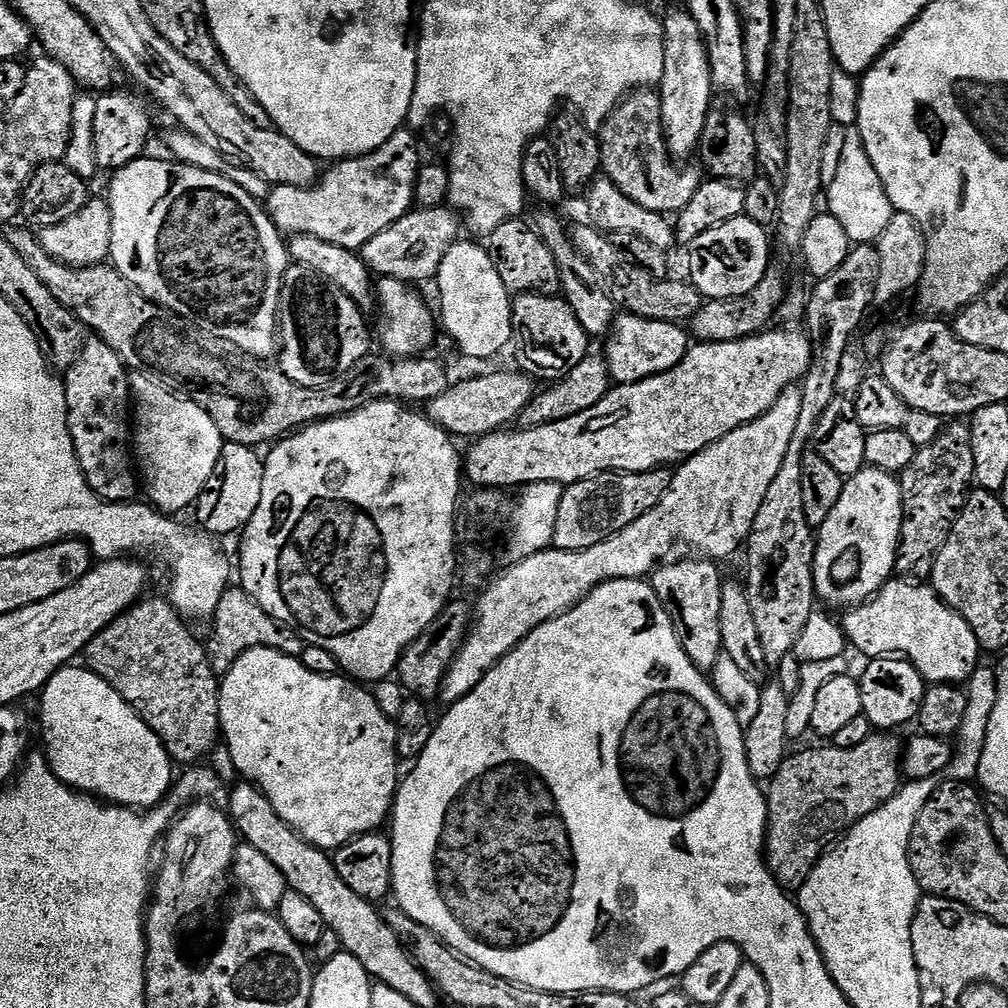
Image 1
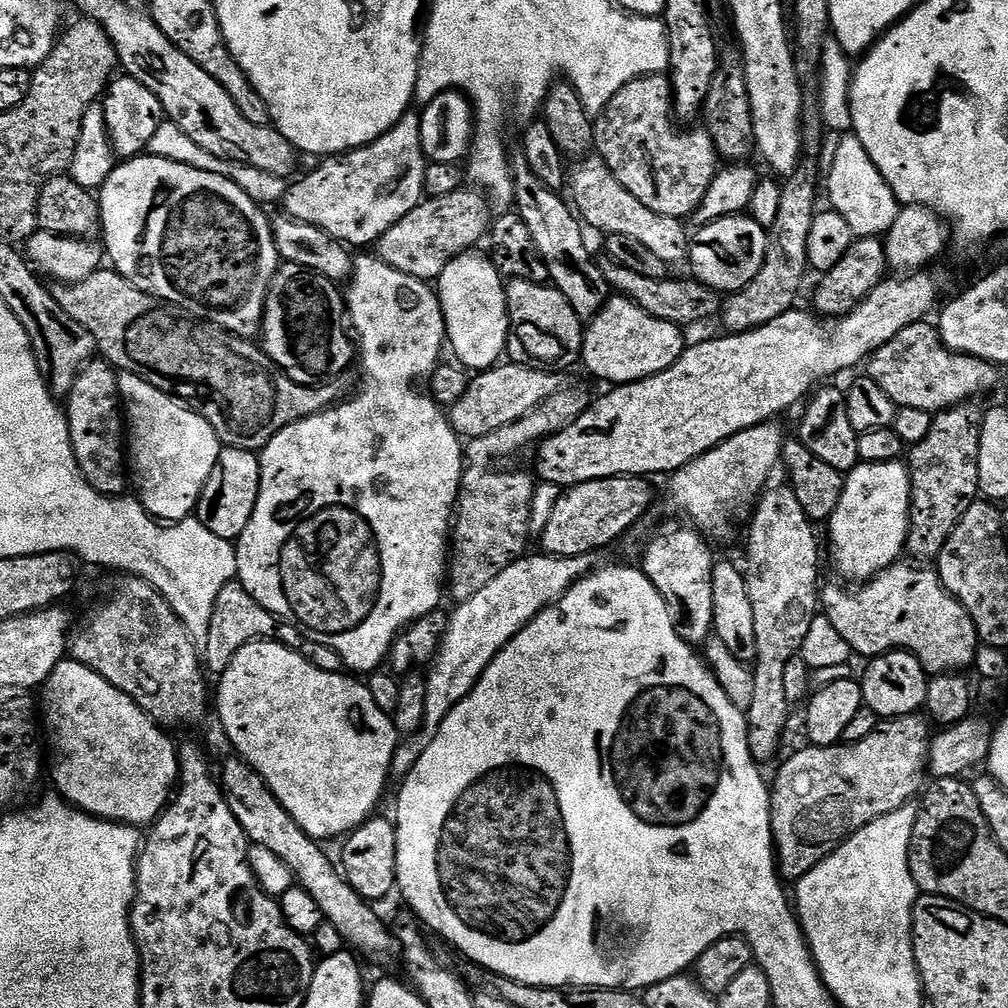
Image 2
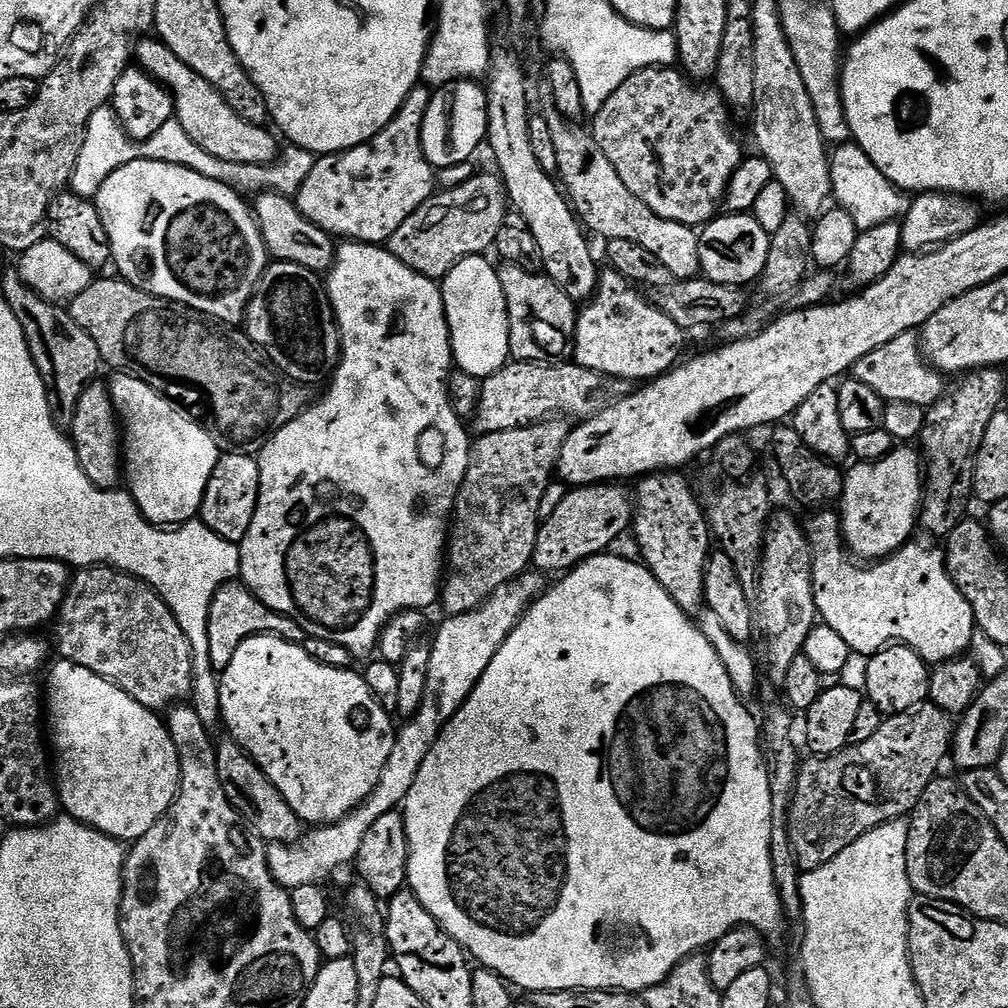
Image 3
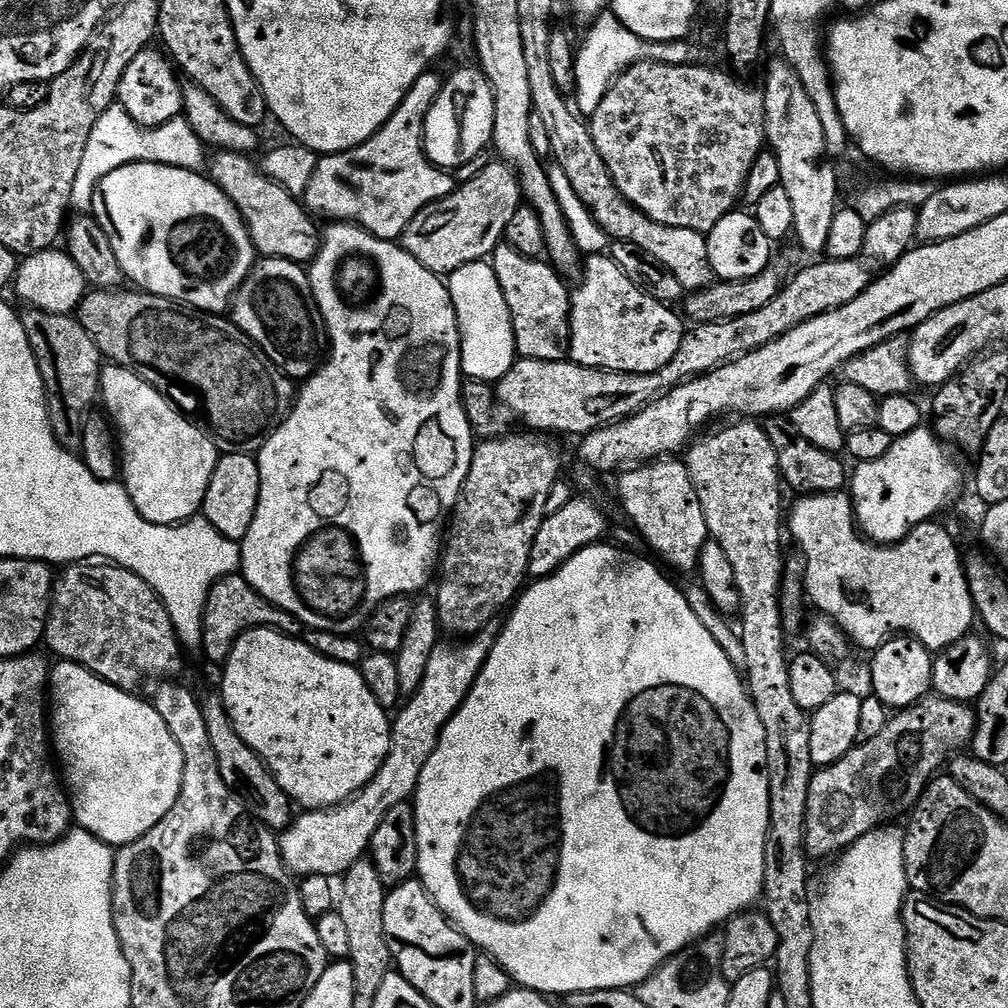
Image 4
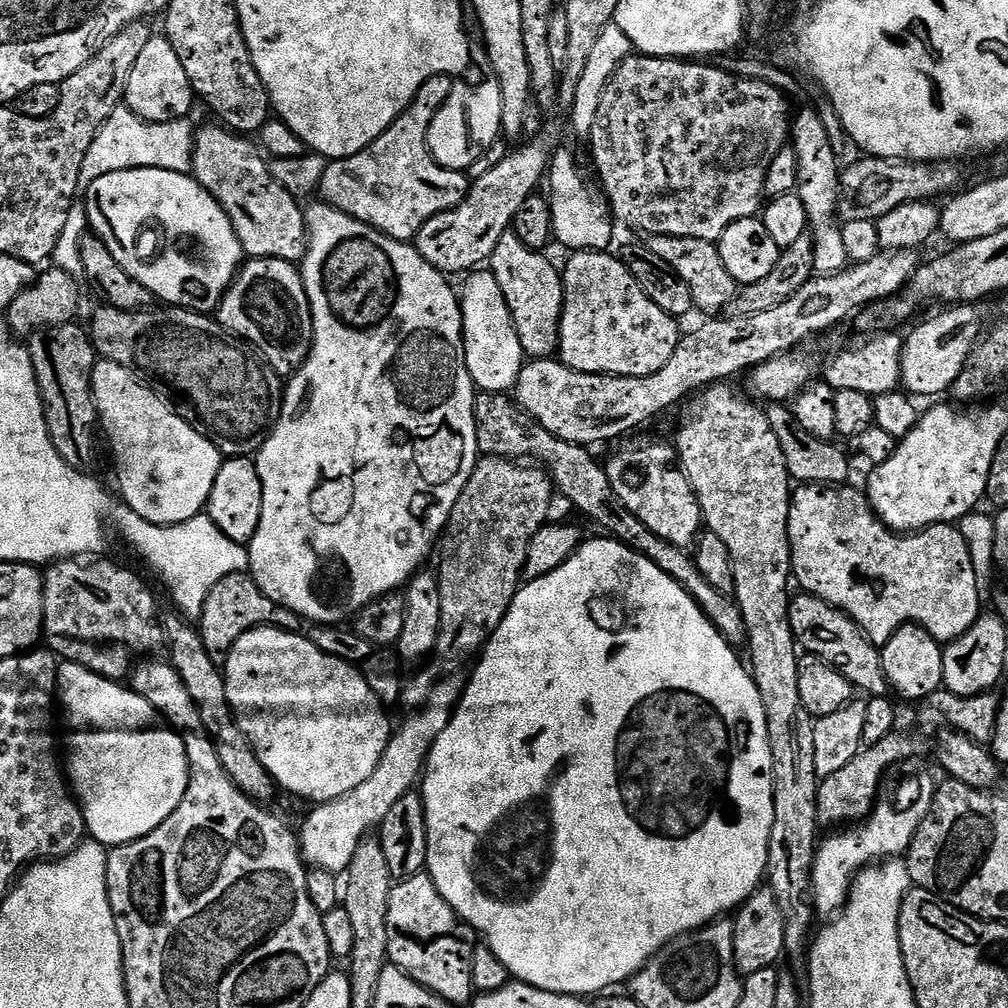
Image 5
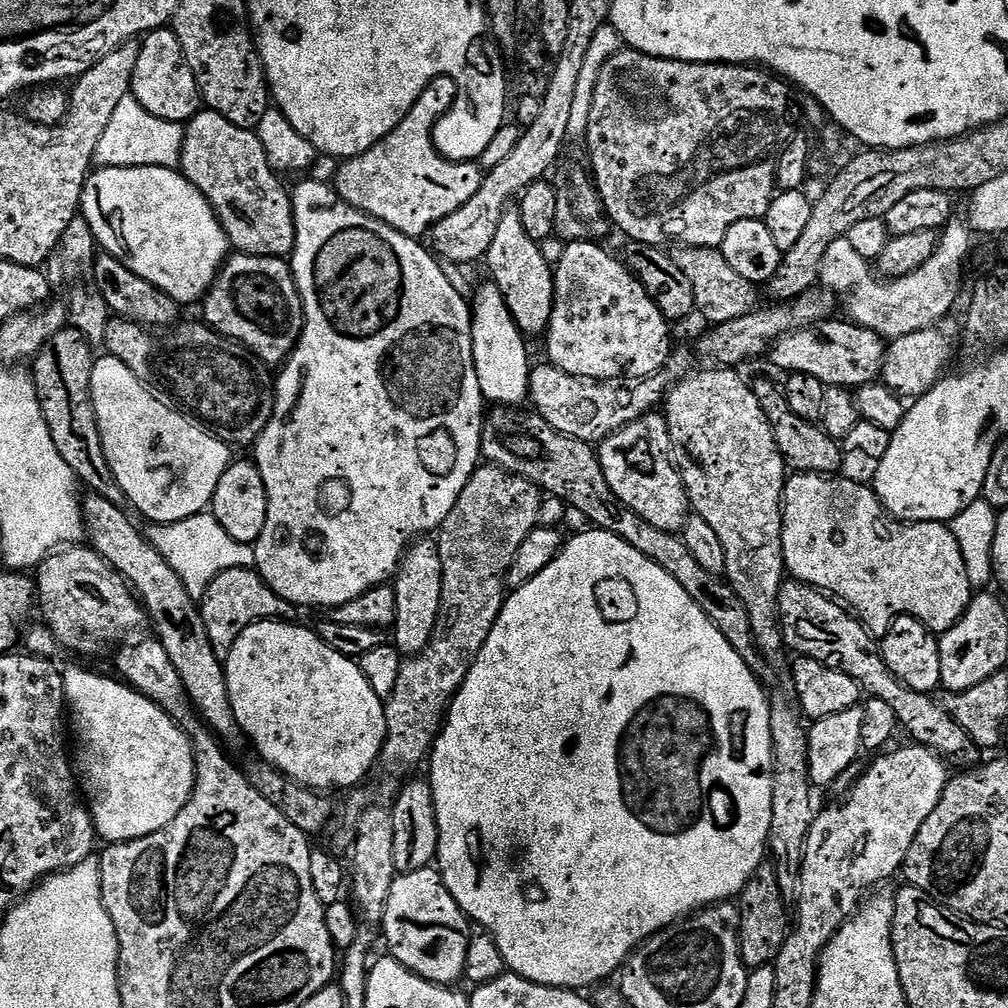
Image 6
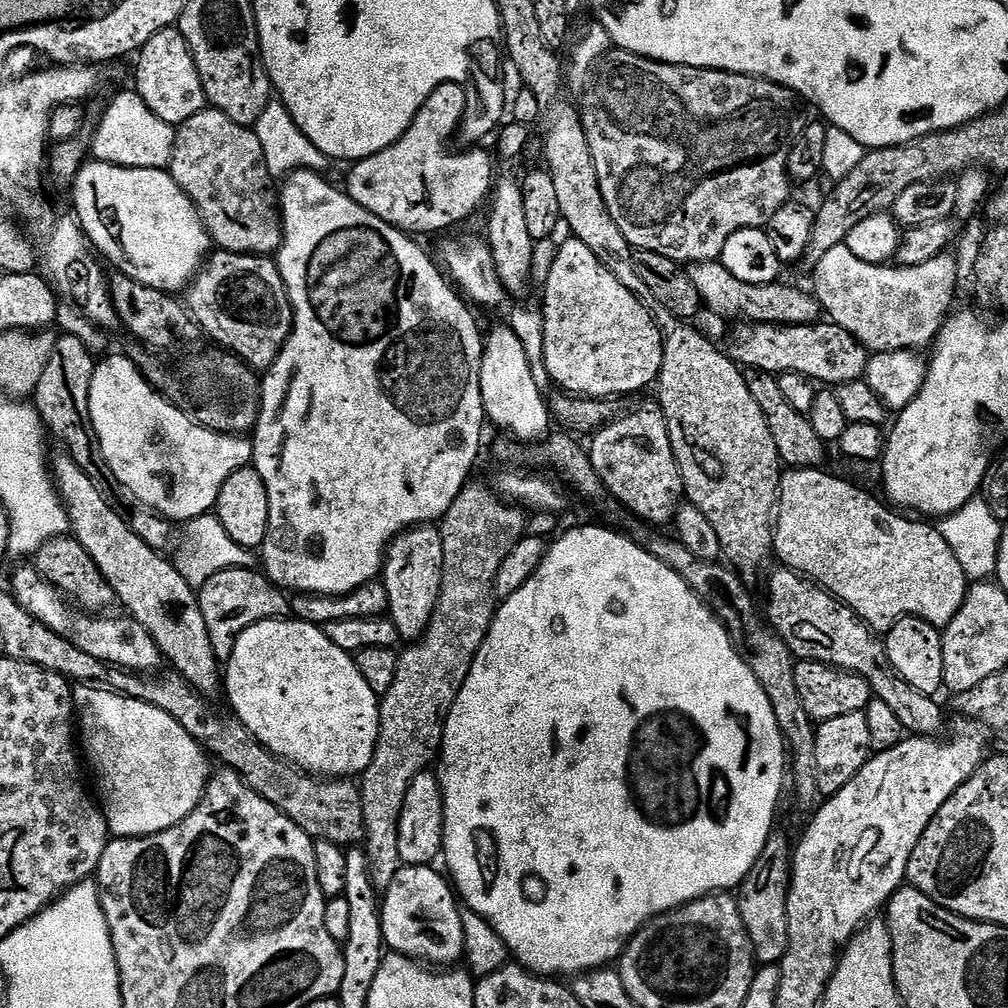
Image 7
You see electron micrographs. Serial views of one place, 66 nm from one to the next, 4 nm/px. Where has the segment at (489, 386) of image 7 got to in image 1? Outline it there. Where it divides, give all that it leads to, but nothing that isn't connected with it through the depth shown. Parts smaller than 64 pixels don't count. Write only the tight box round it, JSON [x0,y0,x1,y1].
[434,238,513,360]

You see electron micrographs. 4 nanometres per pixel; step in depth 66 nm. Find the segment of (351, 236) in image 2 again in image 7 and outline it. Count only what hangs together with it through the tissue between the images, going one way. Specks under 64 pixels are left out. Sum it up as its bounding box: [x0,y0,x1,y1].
[348,85,494,234]

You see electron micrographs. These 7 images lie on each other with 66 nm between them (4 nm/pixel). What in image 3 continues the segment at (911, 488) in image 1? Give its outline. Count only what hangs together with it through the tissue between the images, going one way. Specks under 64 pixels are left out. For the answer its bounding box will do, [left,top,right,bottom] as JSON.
[918,367,1004,538]

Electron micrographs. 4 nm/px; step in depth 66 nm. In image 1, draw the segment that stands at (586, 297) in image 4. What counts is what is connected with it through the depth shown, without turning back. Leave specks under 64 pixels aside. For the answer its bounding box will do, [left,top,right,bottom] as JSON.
[606,314,690,385]

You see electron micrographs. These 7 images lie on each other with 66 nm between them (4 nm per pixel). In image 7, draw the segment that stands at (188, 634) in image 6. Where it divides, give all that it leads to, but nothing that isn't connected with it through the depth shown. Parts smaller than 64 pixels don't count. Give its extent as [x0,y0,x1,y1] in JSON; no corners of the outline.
[50,456,222,698]

